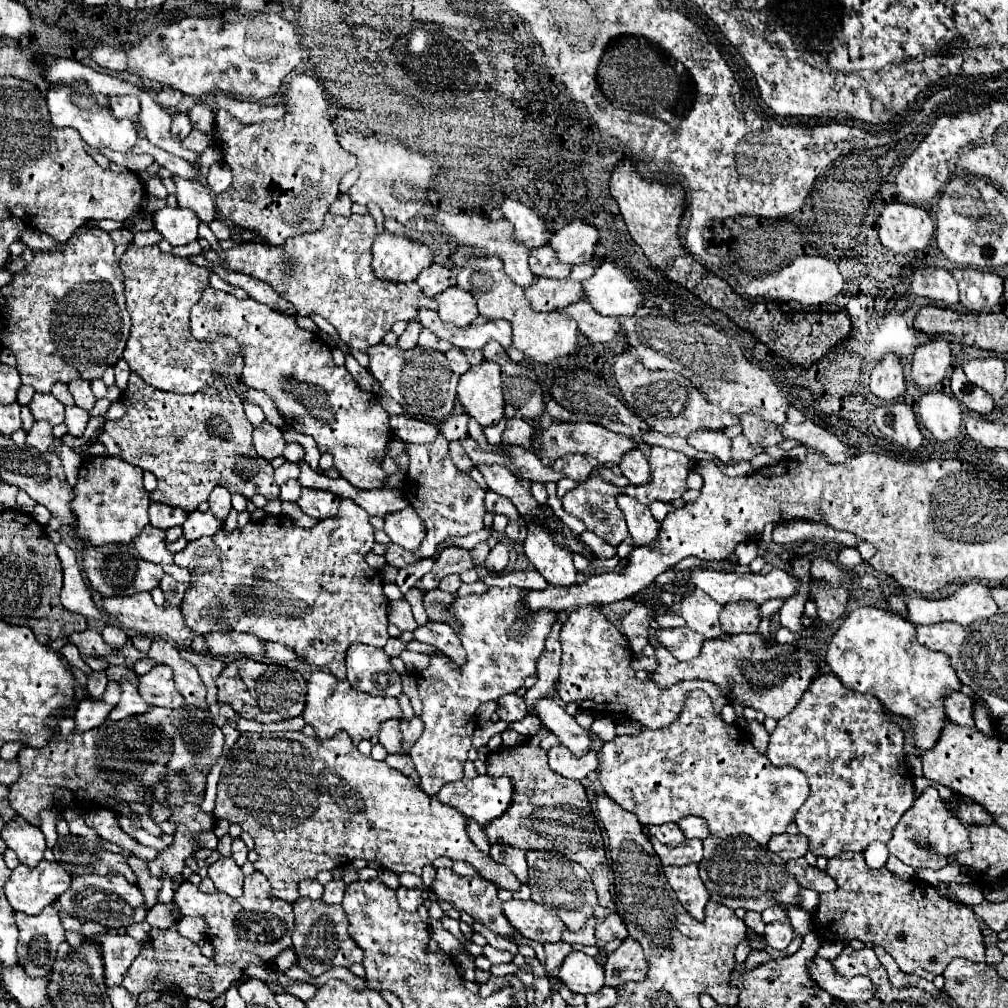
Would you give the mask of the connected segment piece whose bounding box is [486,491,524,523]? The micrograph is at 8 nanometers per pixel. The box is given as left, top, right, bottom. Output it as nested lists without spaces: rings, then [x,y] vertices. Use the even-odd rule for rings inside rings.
[[[488,491],[486,495],[486,509],[492,515],[504,515],[508,521],[516,521],[516,523],[524,523],[524,519],[518,515],[518,509],[514,507],[514,503],[510,503],[510,499],[496,495],[494,491]]]

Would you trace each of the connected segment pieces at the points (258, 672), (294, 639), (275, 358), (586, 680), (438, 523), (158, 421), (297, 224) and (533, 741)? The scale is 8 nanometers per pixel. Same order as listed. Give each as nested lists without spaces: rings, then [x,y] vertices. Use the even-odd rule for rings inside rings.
[[[246,657],[226,663],[222,675],[218,675],[216,679],[216,685],[220,703],[230,703],[244,719],[252,719],[258,723],[272,723],[296,717],[302,713],[306,701],[306,681],[298,671],[292,671],[278,663],[258,663]]]
[[[340,499],[338,515],[334,519],[322,519],[322,521],[318,521],[318,525],[312,527],[312,529],[296,527],[284,515],[278,515],[278,517],[268,515],[266,519],[250,521],[242,529],[234,529],[234,531],[228,531],[226,527],[222,527],[218,533],[214,533],[210,537],[202,537],[198,541],[190,541],[182,551],[178,551],[174,555],[176,565],[180,565],[180,567],[184,567],[184,569],[188,569],[192,573],[190,587],[188,587],[184,599],[182,599],[182,605],[180,605],[180,611],[184,615],[184,623],[196,635],[206,635],[206,633],[212,633],[212,631],[240,631],[240,633],[258,635],[260,639],[266,639],[266,641],[282,643],[282,645],[290,647],[298,655],[300,661],[304,661],[308,665],[316,665],[320,669],[326,669],[336,679],[346,679],[344,657],[346,657],[346,651],[348,651],[348,647],[352,643],[358,641],[358,643],[368,643],[368,645],[374,645],[374,647],[384,647],[386,641],[390,639],[388,629],[386,629],[388,627],[388,617],[386,617],[388,599],[386,599],[386,595],[383,593],[382,575],[366,563],[366,553],[372,551],[372,545],[374,545],[374,527],[368,523],[366,511],[360,505],[356,505],[352,499]]]
[[[210,285],[204,289],[200,301],[192,307],[190,315],[190,331],[200,341],[210,341],[214,337],[230,337],[238,343],[240,355],[244,359],[242,367],[242,381],[258,391],[264,391],[270,395],[270,399],[276,403],[280,415],[284,417],[286,425],[296,429],[298,433],[310,435],[320,453],[330,453],[334,457],[334,467],[340,471],[344,479],[348,479],[358,489],[376,489],[384,485],[384,479],[388,477],[380,469],[380,461],[384,459],[384,447],[388,439],[392,437],[392,429],[388,423],[388,413],[378,403],[378,397],[374,393],[362,391],[356,381],[350,377],[346,367],[338,367],[332,361],[330,347],[312,331],[306,331],[298,327],[296,315],[284,315],[274,309],[270,309],[264,303],[258,303],[256,299],[238,299],[230,293],[216,291]]]
[[[578,607],[578,611],[572,611],[562,625],[560,643],[562,667],[558,679],[558,695],[564,703],[574,701],[584,711],[598,715],[620,713],[628,719],[640,721],[648,729],[658,729],[678,719],[678,711],[682,711],[682,703],[686,701],[686,691],[704,689],[714,703],[714,711],[718,713],[728,703],[720,689],[710,681],[684,681],[670,689],[658,689],[652,681],[636,679],[634,669],[630,667],[632,649],[628,645],[628,639],[614,627],[614,623],[608,621],[600,607]]]
[[[438,435],[432,443],[408,443],[406,453],[410,457],[410,467],[404,481],[404,495],[408,503],[416,509],[420,519],[426,523],[426,537],[416,551],[406,551],[396,543],[390,543],[386,549],[388,565],[404,569],[424,557],[432,557],[436,547],[450,537],[464,537],[472,531],[484,529],[484,489],[466,473],[460,473],[448,457],[448,441]]]
[[[132,371],[128,385],[122,393],[122,401],[126,405],[124,417],[116,421],[108,421],[104,425],[104,431],[122,449],[120,455],[122,459],[156,475],[158,487],[150,493],[152,501],[160,501],[172,507],[182,507],[184,511],[194,511],[202,501],[208,499],[210,491],[218,485],[226,487],[230,493],[240,493],[246,499],[252,499],[252,495],[256,493],[264,495],[268,501],[278,499],[280,487],[274,483],[272,477],[274,467],[266,459],[256,455],[252,445],[254,427],[246,419],[242,401],[232,387],[218,391],[216,387],[206,385],[202,391],[194,395],[162,395],[162,391],[156,391],[154,387],[146,385]]]
[[[296,73],[292,75],[290,83],[286,85],[286,115],[276,121],[264,121],[246,125],[226,111],[216,113],[216,147],[222,149],[224,163],[230,165],[234,173],[234,183],[224,193],[216,195],[216,209],[224,215],[224,219],[250,229],[256,233],[256,239],[270,245],[282,245],[288,237],[304,235],[322,227],[322,219],[328,213],[328,207],[338,197],[338,183],[344,173],[352,171],[356,166],[356,159],[344,151],[338,143],[338,135],[334,129],[334,109],[330,105],[330,89],[318,83],[318,79]]]
[[[540,727],[538,733],[526,737],[522,745],[502,747],[488,755],[488,773],[506,775],[512,779],[514,803],[510,803],[510,811],[506,811],[502,819],[494,819],[494,823],[488,823],[484,827],[484,833],[490,845],[506,843],[522,851],[558,851],[558,855],[574,859],[574,863],[582,865],[590,873],[594,887],[598,889],[596,893],[600,897],[600,905],[608,907],[613,899],[610,886],[614,882],[614,874],[606,859],[602,831],[590,807],[586,787],[576,779],[566,779],[550,771],[546,751],[540,747],[540,741],[548,735],[550,731],[546,731],[546,727]]]

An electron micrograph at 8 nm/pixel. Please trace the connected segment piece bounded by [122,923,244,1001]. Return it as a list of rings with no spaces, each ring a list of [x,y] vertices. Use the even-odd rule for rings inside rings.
[[[174,923],[168,929],[150,931],[148,939],[142,943],[142,951],[140,951],[138,959],[134,959],[134,963],[130,965],[122,985],[134,995],[154,989],[158,993],[176,991],[176,993],[184,993],[184,997],[188,997],[188,999],[198,997],[202,1001],[214,1001],[216,997],[226,993],[226,989],[242,975],[244,975],[242,969],[234,967],[234,963],[216,965],[214,961],[206,959],[200,953],[196,943],[192,943],[190,939],[186,939],[178,933],[178,923]]]

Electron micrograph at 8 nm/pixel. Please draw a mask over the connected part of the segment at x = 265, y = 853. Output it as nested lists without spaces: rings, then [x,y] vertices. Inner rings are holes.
[[[302,731],[240,733],[220,773],[214,817],[236,823],[242,831],[252,835],[258,853],[254,867],[266,875],[274,895],[290,903],[298,899],[300,881],[316,879],[322,869],[332,871],[348,865],[352,859],[378,863],[396,875],[404,871],[420,875],[426,863],[432,863],[438,857],[450,857],[452,861],[460,859],[474,865],[484,879],[494,881],[500,889],[514,891],[520,887],[512,871],[494,863],[470,841],[464,829],[466,817],[462,813],[446,807],[436,797],[426,795],[398,769],[392,769],[370,755],[362,755],[352,745],[346,731],[338,731],[334,737],[324,741],[308,737]]]

